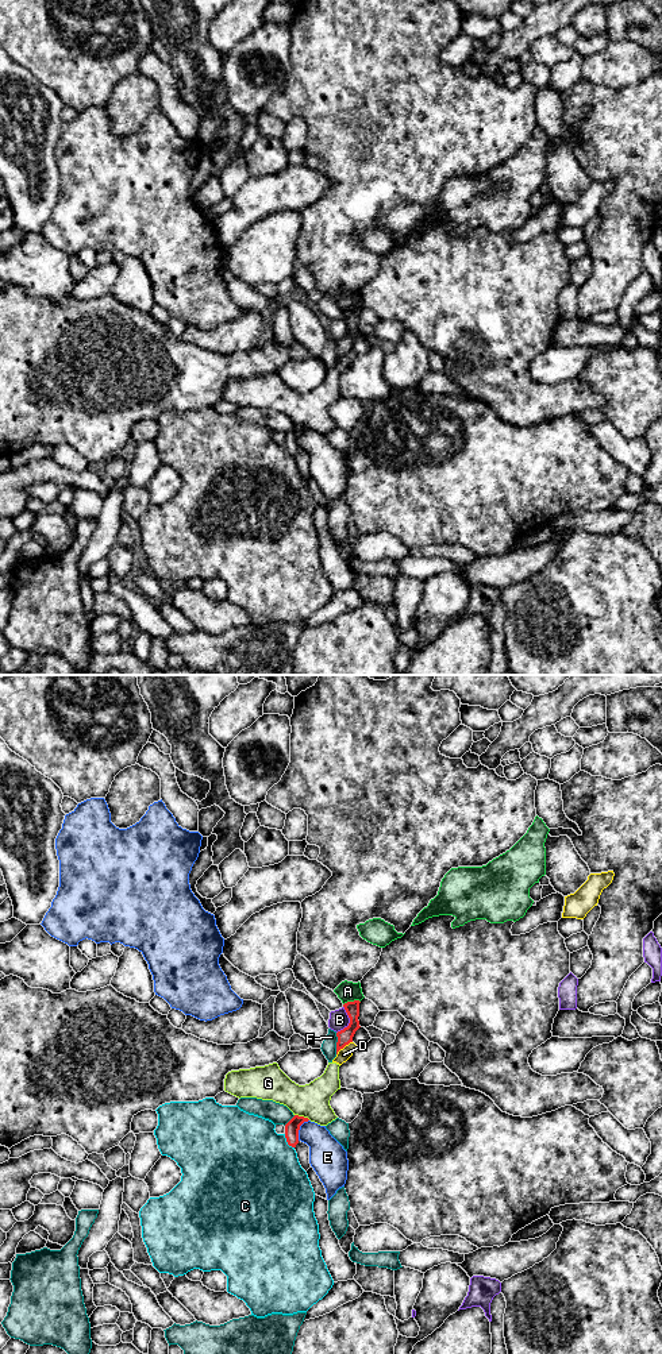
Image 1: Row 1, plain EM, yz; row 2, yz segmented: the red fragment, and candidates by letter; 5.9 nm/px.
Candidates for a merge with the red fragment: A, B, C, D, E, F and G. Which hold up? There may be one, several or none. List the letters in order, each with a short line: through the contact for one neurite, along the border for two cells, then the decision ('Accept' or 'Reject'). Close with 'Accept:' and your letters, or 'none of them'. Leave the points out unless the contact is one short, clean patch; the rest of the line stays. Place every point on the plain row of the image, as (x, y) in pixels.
A: Reject
B: Line: yz (343, 315), (349, 332), (337, 342). Reject
C: Reject
D: Line: yz (351, 350), (337, 363). Reject
E: Reject
F: Reject
G: Reject
Accept: none of them

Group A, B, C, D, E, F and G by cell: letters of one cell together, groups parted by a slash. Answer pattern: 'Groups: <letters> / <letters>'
Groups: A / B / C / D G / E / F

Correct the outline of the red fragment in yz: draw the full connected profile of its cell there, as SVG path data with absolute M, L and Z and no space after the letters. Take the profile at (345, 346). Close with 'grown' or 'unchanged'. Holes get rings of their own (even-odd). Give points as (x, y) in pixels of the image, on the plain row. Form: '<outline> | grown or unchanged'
M354 309L354 310L347 310L343 313L349 327L350 327L350 332L347 336L345 336L343 339L336 342L338 346L338 351L336 351L336 363L340 358L343 358L346 354L349 354L350 351L353 351L353 346L355 343L355 340L361 336L359 335L359 309Z | unchanged

